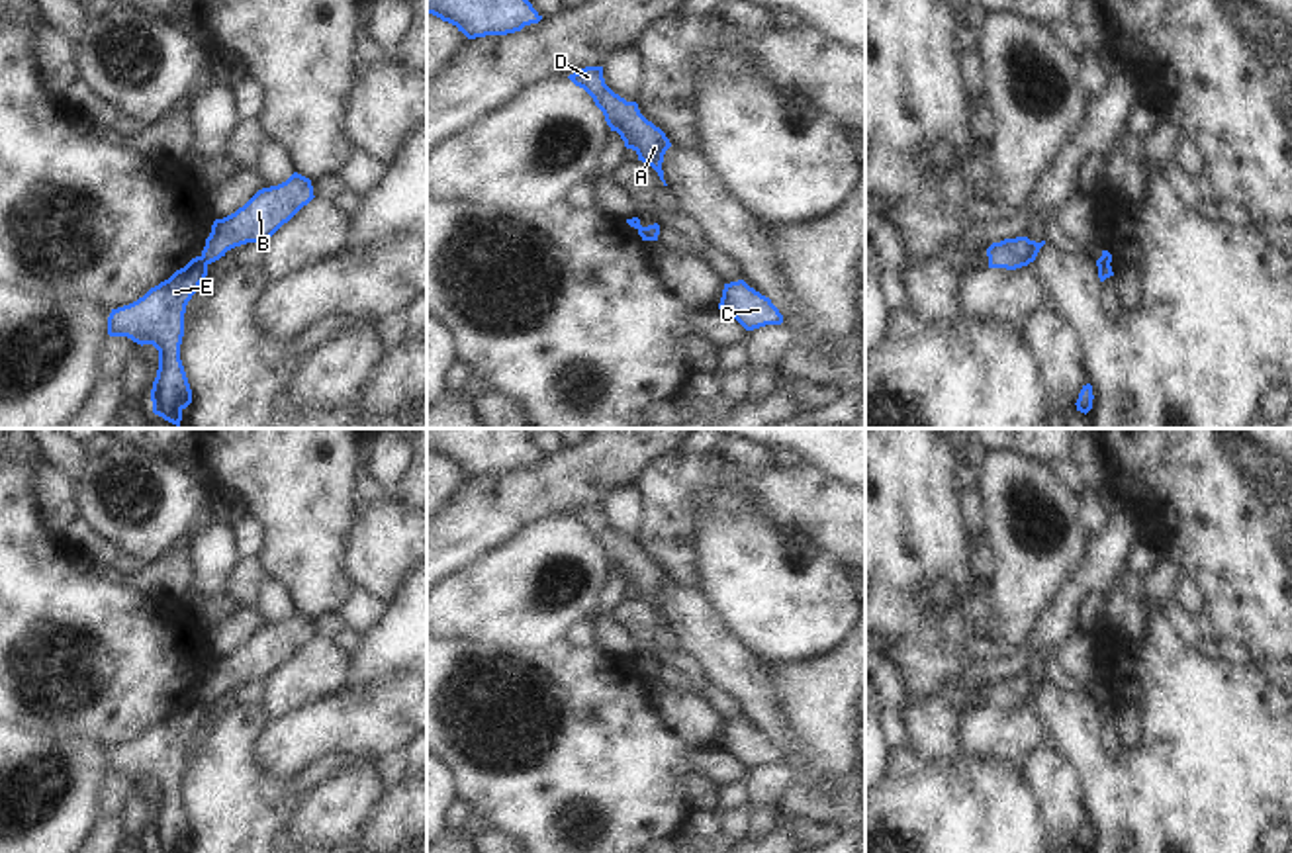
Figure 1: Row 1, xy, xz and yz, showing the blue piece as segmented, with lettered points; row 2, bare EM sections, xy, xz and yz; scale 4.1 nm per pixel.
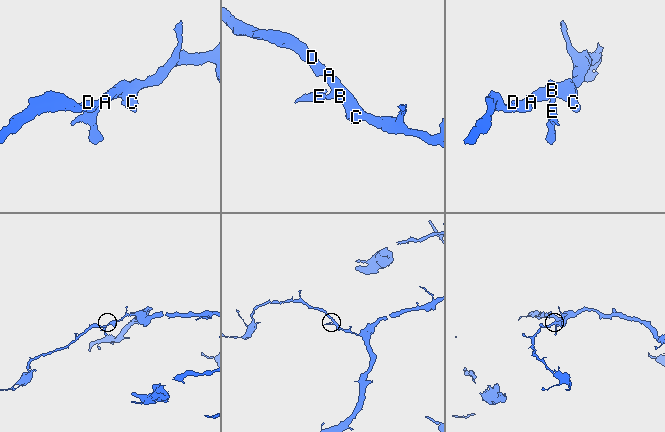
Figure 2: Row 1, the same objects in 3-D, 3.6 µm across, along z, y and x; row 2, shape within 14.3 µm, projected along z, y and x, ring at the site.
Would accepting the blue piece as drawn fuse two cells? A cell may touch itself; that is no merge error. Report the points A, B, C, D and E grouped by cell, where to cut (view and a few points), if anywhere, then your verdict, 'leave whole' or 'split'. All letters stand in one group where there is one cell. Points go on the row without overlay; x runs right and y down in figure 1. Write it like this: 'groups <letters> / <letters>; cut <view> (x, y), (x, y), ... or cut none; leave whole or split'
groups A B C D / E; cut xy (200, 695), (206, 705); split

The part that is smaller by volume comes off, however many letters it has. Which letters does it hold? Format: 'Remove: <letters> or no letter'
Remove: E

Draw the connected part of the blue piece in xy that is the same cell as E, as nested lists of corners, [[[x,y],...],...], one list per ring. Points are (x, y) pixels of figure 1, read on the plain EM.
[[[196,695],[137,740],[112,747],[108,755],[110,775],[127,775],[159,788],[159,808],[151,828],[155,853],[182,853],[192,841],[180,783],[186,743],[206,714],[208,704],[202,695]]]

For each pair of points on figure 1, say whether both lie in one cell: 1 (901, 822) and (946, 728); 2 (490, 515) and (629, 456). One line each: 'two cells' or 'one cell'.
1: two cells
2: one cell

